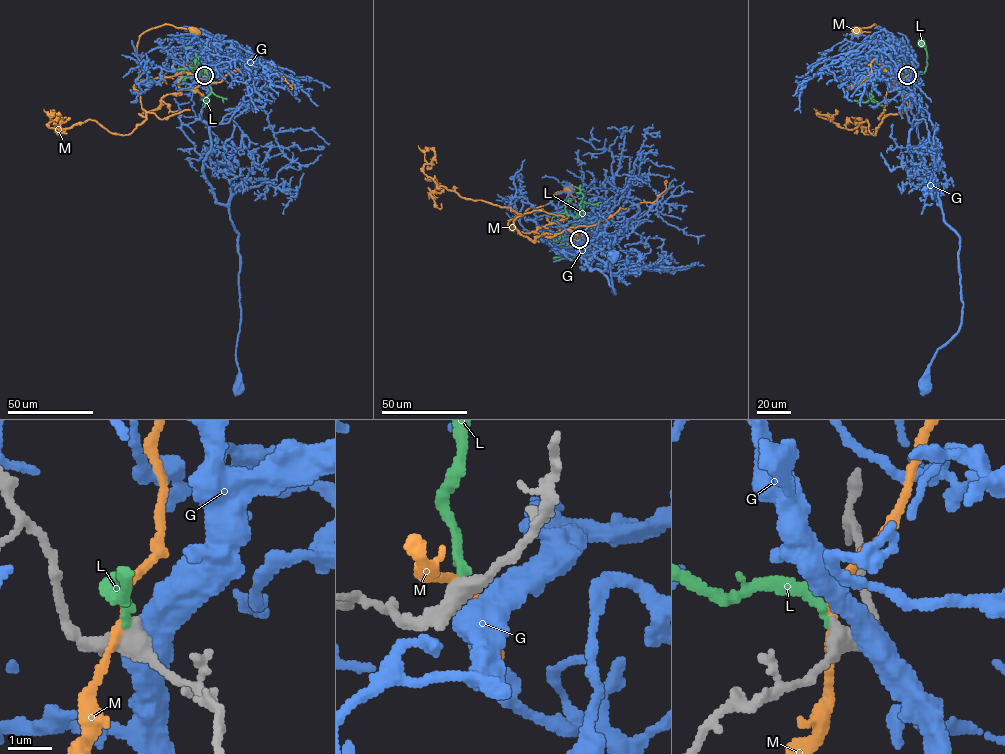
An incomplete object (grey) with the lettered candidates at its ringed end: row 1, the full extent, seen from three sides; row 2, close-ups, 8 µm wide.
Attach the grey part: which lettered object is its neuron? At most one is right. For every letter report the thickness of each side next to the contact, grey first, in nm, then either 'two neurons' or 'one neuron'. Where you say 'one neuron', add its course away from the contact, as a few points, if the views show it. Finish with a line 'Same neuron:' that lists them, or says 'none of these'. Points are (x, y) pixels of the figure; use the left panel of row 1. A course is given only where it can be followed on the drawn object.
G: 440 nm thick on the grey side, 480 nm on the other; two neurons
L: 400 nm thick on the grey side, 130 nm on the other; one neuron; it runs (204, 75), (198, 67), (188, 73), (179, 66), (193, 57), (206, 42)
M: 400 nm thick on the grey side, 190 nm on the other; two neurons
Same neuron: L

